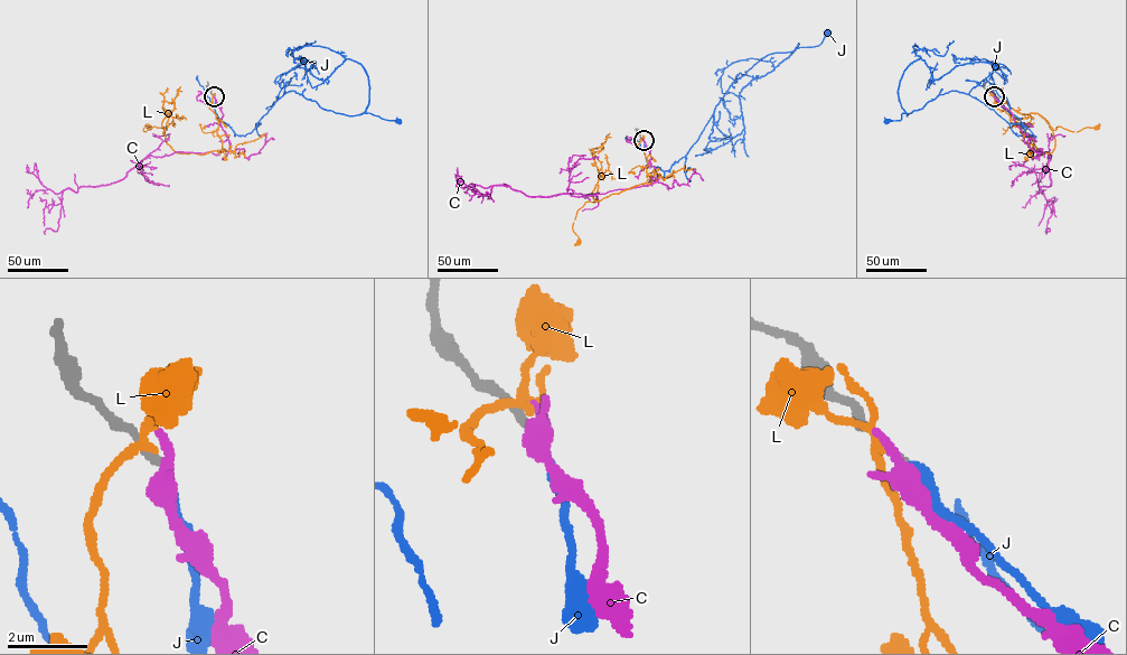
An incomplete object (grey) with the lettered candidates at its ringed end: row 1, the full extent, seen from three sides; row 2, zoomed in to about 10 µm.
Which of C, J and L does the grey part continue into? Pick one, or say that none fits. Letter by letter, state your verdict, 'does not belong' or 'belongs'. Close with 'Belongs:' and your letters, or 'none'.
C: does not belong
J: belongs
L: does not belong
Belongs: J

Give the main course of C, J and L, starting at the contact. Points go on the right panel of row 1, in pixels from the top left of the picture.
C: (994, 96), (1034, 150), (1051, 156), (1051, 185), (1040, 188), (1053, 209), (1046, 234)
J: (994, 96), (1020, 119), (1024, 136), (984, 103), (957, 91), (886, 121)
L: (993, 95), (1041, 155), (1051, 152), (1054, 140), (1039, 114), (1054, 130), (1096, 128)

